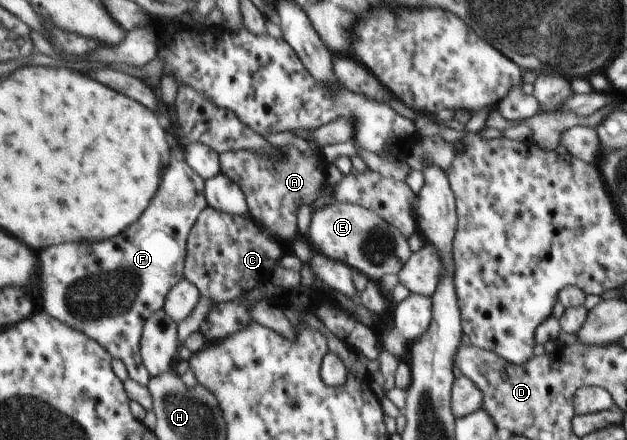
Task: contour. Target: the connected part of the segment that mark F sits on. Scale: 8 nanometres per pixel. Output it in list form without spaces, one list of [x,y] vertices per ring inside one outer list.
[[[184,155],[174,156],[170,169],[168,169],[166,175],[164,175],[164,183],[162,187],[160,187],[158,195],[152,200],[152,205],[148,207],[148,211],[144,213],[144,217],[142,217],[138,223],[132,225],[132,229],[128,229],[122,237],[114,237],[114,239],[108,239],[108,241],[102,241],[102,243],[66,243],[66,245],[56,245],[56,247],[46,249],[46,251],[40,253],[40,267],[42,267],[42,275],[44,275],[44,277],[42,277],[44,293],[42,293],[42,300],[40,302],[41,307],[56,317],[56,319],[60,319],[60,321],[66,323],[66,325],[70,324],[72,327],[78,329],[78,331],[87,333],[88,337],[99,341],[100,345],[108,349],[115,359],[121,359],[126,363],[131,378],[134,379],[134,381],[142,385],[149,385],[153,375],[150,373],[150,369],[148,369],[146,363],[144,363],[143,337],[145,328],[151,317],[154,317],[156,313],[165,309],[169,293],[172,289],[187,279],[186,260],[188,259],[188,243],[190,243],[192,229],[196,227],[200,216],[208,207],[210,207],[210,203],[206,193],[206,179],[188,163]]]

